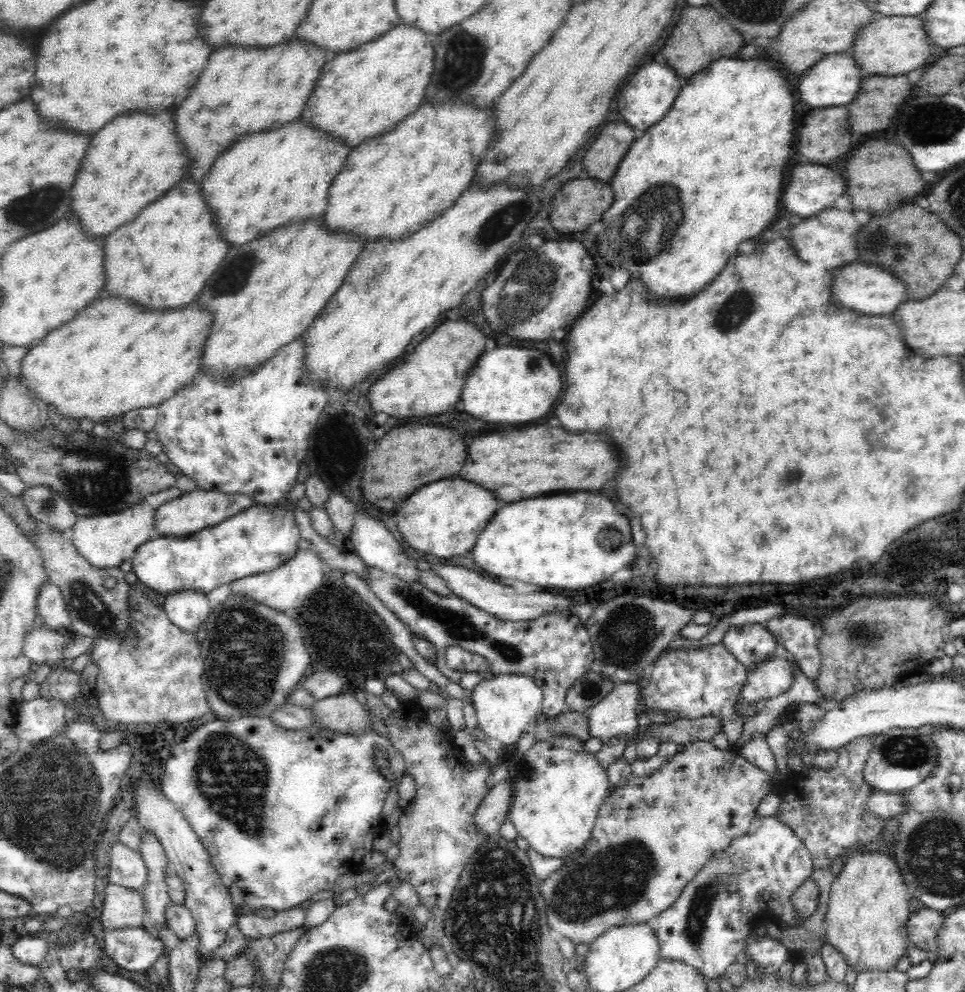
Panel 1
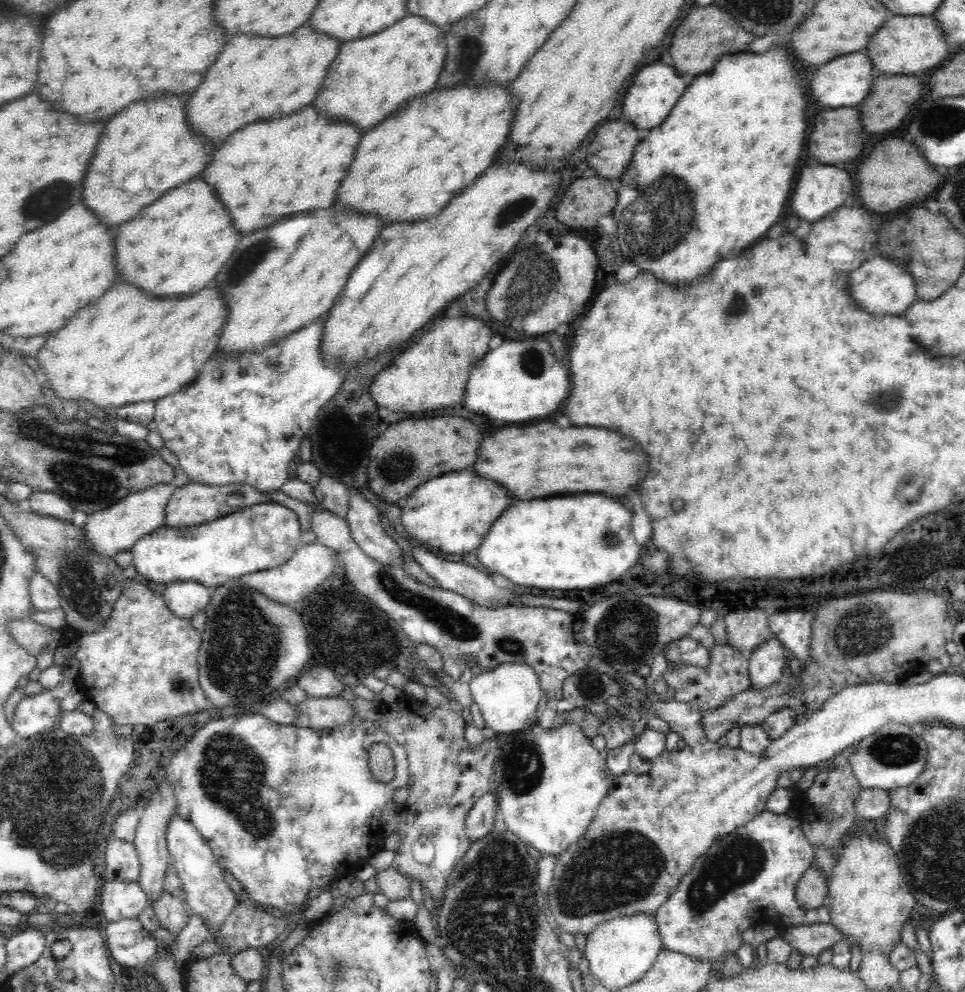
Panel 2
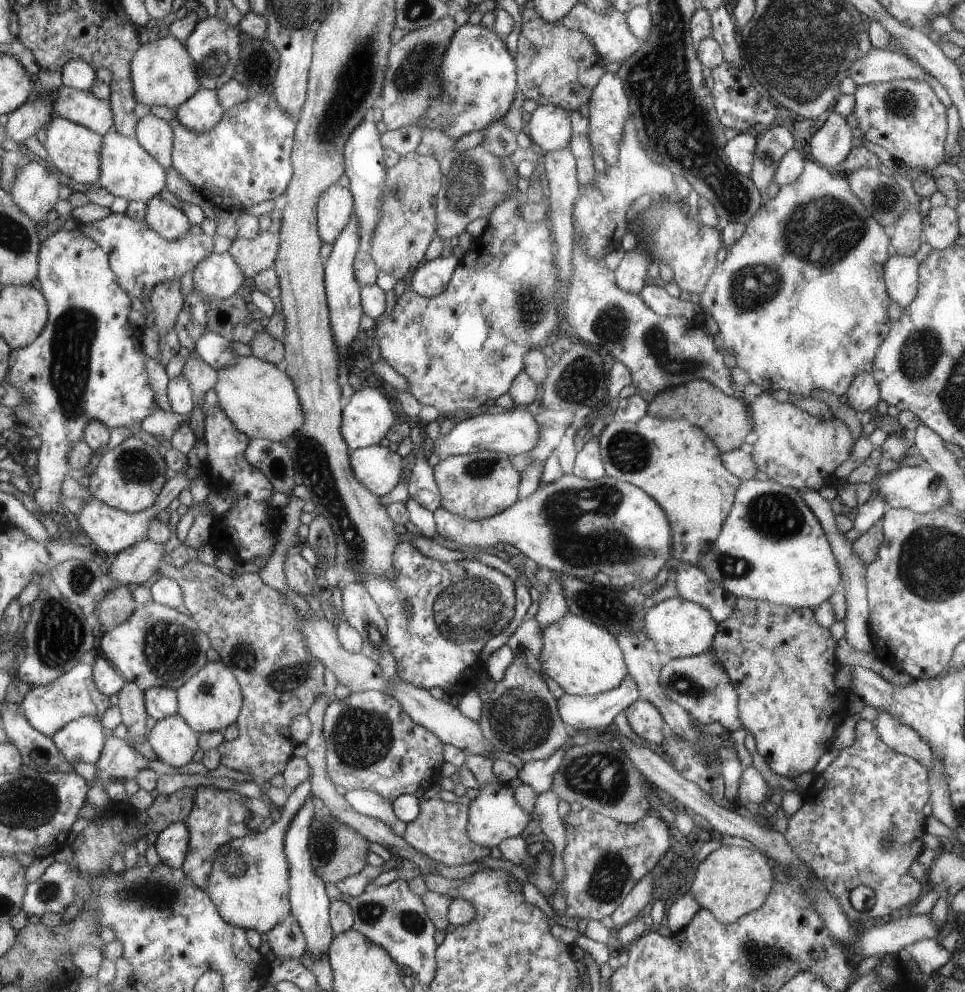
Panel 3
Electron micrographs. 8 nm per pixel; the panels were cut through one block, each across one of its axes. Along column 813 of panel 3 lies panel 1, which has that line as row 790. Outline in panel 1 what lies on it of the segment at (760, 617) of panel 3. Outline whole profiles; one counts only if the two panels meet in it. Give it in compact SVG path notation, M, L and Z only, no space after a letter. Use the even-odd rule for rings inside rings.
M710 741L690 742L690 746L684 747L684 752L680 752L668 764L664 764L664 766L656 769L650 778L630 778L626 788L618 790L612 798L608 797L602 802L596 824L591 832L591 838L583 845L582 851L584 854L582 856L578 854L578 860L569 861L562 868L553 872L548 878L539 880L540 893L545 904L548 925L553 935L562 936L562 938L570 940L575 945L590 944L596 937L615 925L638 922L651 923L659 913L664 912L666 908L670 908L675 900L678 900L686 884L698 872L703 870L704 866L715 854L722 853L730 848L732 840L747 832L752 821L756 818L756 807L768 794L768 786L770 786L770 776L763 773L760 768L756 768L746 762L744 756L736 756L732 752L726 752L726 750L718 750Z

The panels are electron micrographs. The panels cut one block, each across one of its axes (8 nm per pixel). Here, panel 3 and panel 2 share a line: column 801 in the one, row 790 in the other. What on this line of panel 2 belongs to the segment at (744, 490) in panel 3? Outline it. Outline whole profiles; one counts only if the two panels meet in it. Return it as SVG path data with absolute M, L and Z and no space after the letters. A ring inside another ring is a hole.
M552 726L545 730L533 727L520 734L511 734L510 738L497 740L500 754L495 758L494 775L498 778L499 816L508 832L534 847L540 855L558 858L582 838L591 820L594 820L600 802L608 793L614 776L608 770L603 753L593 748L593 740L586 738L578 726Z

